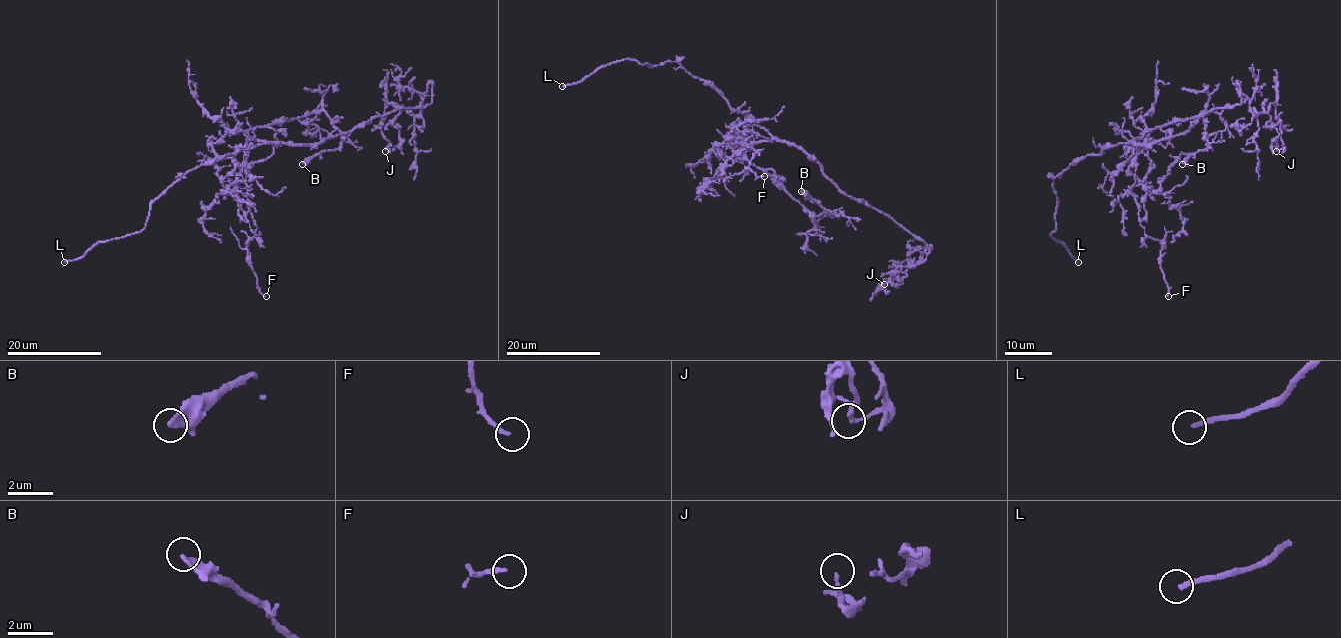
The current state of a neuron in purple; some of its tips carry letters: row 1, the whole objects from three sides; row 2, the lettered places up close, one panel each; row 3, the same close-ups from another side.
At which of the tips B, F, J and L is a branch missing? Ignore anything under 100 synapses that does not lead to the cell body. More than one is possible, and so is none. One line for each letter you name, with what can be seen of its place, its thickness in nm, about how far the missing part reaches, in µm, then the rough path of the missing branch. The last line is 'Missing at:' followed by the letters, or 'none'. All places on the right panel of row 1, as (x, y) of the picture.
L: Place: (1078, 262). Thickness 200 nm. Missing length about 35 µm. Course of what is missing: (1078, 262), (1142, 293)
Missing at: L

